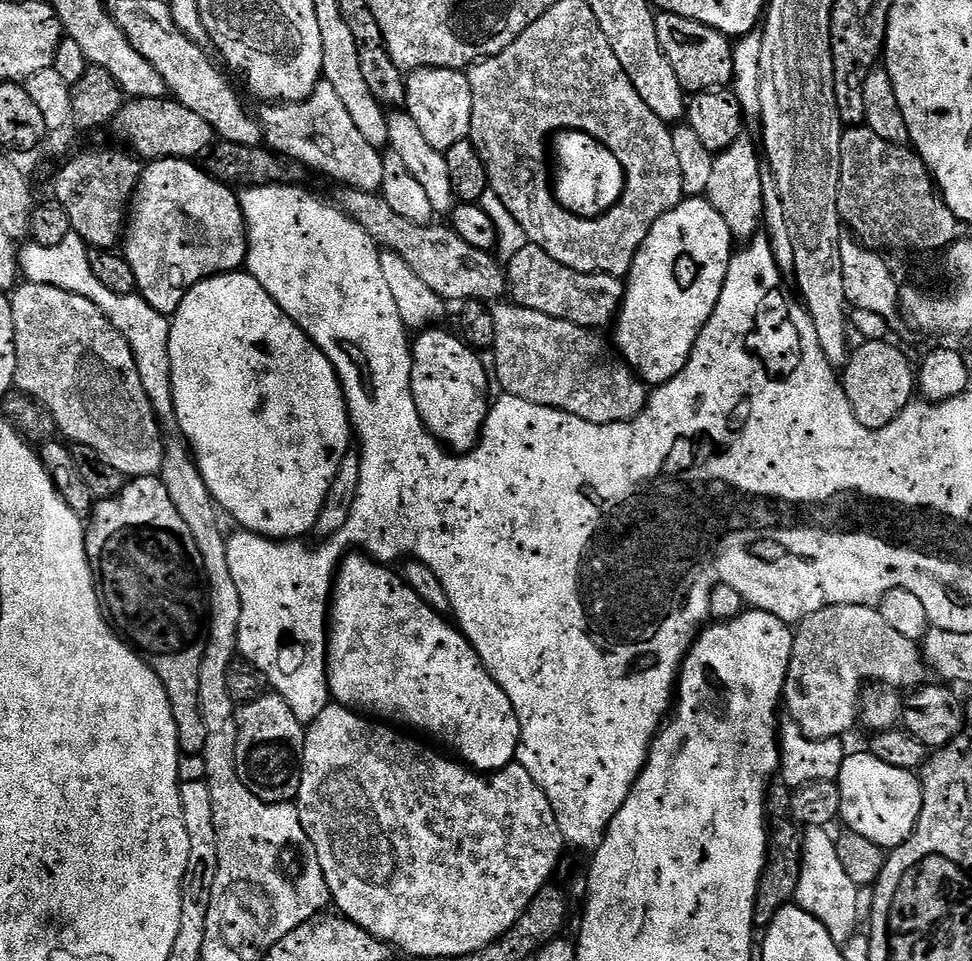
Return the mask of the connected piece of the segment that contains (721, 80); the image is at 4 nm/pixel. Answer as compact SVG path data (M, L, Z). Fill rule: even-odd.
M660 12L656 17L658 42L670 62L674 66L674 74L678 74L678 82L685 93L711 92L715 89L731 85L734 62L732 61L733 45L729 37L718 30L706 26L697 20L675 16L672 12Z

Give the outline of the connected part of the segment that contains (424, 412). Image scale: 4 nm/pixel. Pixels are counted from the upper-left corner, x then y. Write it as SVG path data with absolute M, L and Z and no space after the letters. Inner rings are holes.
M433 326L421 331L411 341L412 397L414 406L436 440L456 454L471 452L480 443L488 417L490 372L484 369L477 353L464 343L455 331L443 332Z

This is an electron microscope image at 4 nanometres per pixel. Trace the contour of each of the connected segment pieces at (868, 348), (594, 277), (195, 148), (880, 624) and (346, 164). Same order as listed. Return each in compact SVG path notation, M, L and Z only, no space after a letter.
M887 339L863 341L859 345L861 348L849 355L842 369L842 383L846 398L850 398L854 418L867 428L889 427L906 405L913 403L918 388L918 372L914 364L908 361L902 349L888 343Z
M536 244L527 246L507 261L508 292L511 303L530 310L538 310L550 318L562 318L583 328L604 330L615 321L620 303L624 301L625 281L605 272L579 272L554 262L546 250Z
M171 98L129 99L115 118L115 128L117 134L133 148L129 149L144 162L195 161L200 158L196 156L203 157L214 144L214 133L210 122L205 122L199 114L194 114L194 110L186 110L186 106Z
M870 604L830 606L799 621L795 629L782 704L787 715L796 720L810 739L840 738L844 736L843 732L851 730L855 720L857 723L858 709L862 704L860 687L867 680L877 680L880 684L900 684L905 680L911 686L918 686L925 681L924 672L926 673L926 661L917 641L907 640L905 636L898 634L898 630L894 630L894 626L889 626L886 618L882 618L879 607Z
M321 82L304 100L294 104L272 102L261 108L264 109L258 112L260 127L264 129L264 140L272 151L309 169L317 168L340 180L336 182L341 185L363 192L380 192L384 161L381 149L370 146L370 142L362 138L345 104L338 99L334 86Z

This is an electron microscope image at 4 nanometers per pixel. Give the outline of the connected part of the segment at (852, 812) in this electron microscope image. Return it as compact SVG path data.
M861 750L845 755L838 779L842 802L841 821L845 820L847 831L870 838L879 848L891 850L912 837L912 831L920 821L924 789L916 772L898 770L898 766L886 766L878 762L871 752Z

